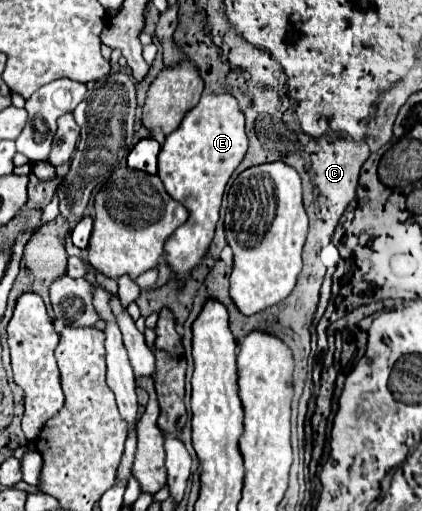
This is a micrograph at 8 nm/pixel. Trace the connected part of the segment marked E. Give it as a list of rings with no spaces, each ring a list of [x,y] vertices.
[[[211,94],[201,96],[199,104],[185,114],[179,128],[171,132],[161,146],[157,176],[161,178],[167,194],[181,202],[189,212],[187,222],[181,224],[165,242],[165,260],[179,288],[183,288],[191,278],[213,242],[227,180],[243,160],[247,142],[245,116],[239,110],[237,100],[231,94]]]

